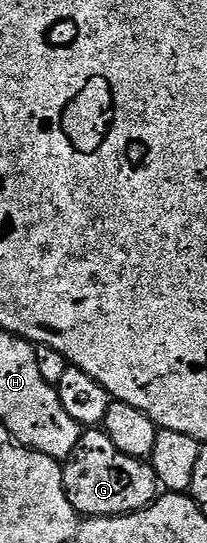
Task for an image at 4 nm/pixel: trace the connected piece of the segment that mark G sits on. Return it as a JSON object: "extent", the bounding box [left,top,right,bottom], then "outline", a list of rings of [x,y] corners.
{"extent":[62,430,160,519],"outline":[[[83,430],[76,449],[72,449],[72,453],[64,461],[62,484],[66,490],[68,501],[78,511],[79,516],[108,519],[112,515],[131,515],[133,511],[142,511],[145,507],[150,506],[159,494],[160,488],[149,462],[133,459],[113,449],[102,451],[102,443],[104,447],[104,435],[101,430]]]}

